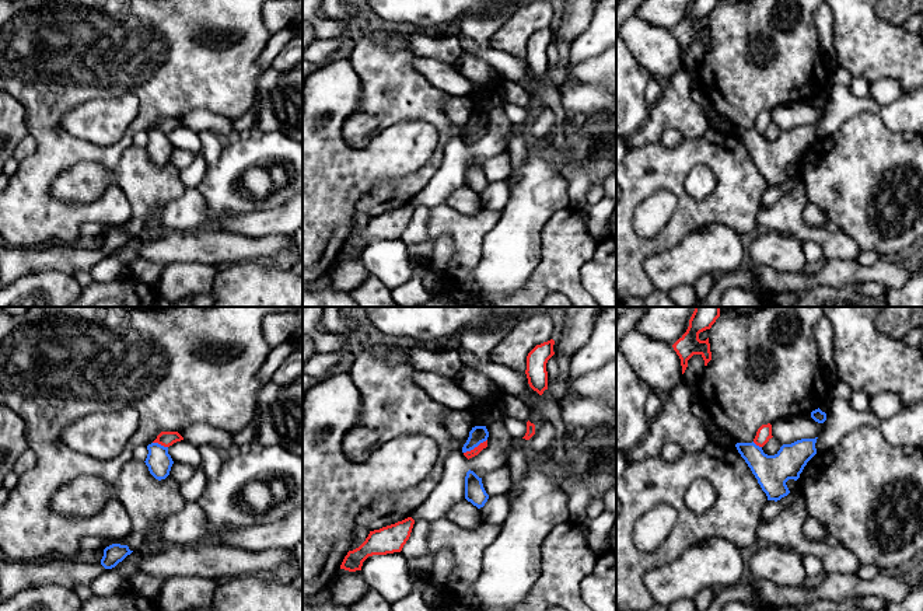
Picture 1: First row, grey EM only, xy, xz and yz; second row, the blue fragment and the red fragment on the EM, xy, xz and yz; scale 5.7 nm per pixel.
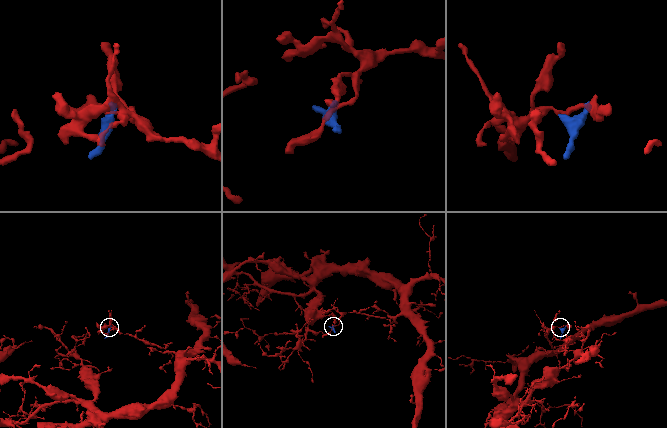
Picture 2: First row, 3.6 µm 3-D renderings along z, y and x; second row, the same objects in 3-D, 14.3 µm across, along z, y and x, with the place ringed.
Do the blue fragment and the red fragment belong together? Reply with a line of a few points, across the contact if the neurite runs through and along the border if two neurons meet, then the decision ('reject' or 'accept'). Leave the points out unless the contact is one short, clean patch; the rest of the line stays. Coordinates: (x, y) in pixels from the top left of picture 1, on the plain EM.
xz (486, 125), (464, 139) | reject

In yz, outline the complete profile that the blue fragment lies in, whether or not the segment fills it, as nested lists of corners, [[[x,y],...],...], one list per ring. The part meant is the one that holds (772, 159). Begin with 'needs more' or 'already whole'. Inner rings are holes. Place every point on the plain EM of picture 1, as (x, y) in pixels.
already whole; [[[801,125],[783,130],[775,142],[763,139],[752,129],[737,129],[735,133],[758,165],[768,186],[780,186],[790,179],[786,168],[797,167],[807,149],[817,140],[817,125]]]

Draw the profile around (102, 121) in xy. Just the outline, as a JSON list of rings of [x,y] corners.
[[[133,94],[116,98],[95,98],[63,114],[63,128],[74,137],[98,146],[116,143],[139,112]]]

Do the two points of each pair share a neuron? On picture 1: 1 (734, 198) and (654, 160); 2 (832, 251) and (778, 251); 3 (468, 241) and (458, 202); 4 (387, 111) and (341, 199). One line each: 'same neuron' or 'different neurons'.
1: same neuron
2: different neurons
3: different neurons
4: different neurons

